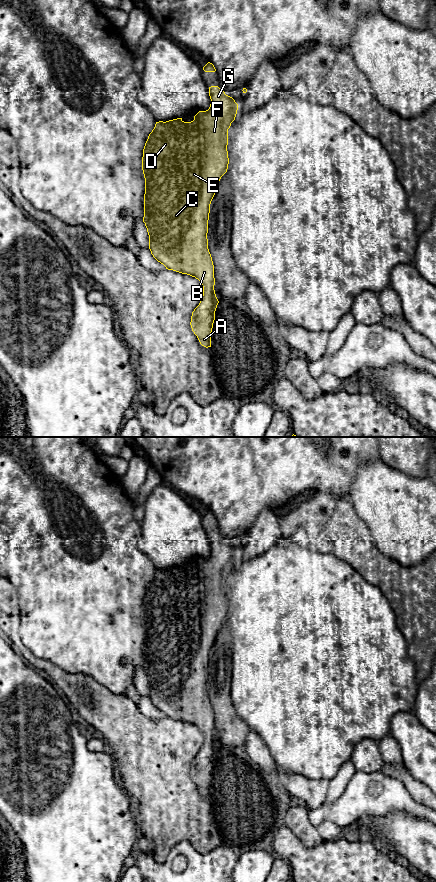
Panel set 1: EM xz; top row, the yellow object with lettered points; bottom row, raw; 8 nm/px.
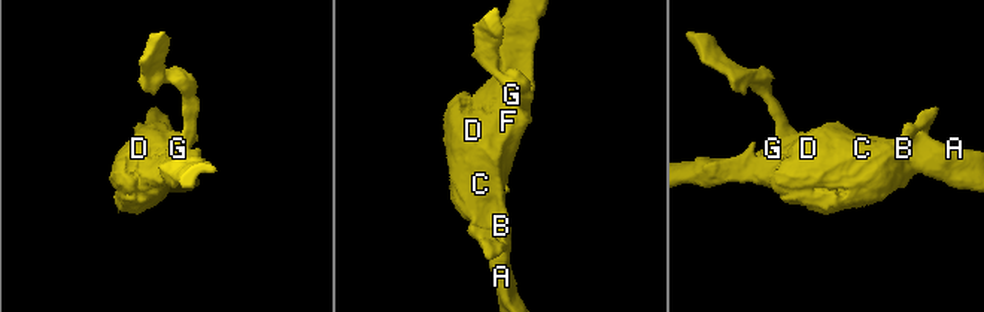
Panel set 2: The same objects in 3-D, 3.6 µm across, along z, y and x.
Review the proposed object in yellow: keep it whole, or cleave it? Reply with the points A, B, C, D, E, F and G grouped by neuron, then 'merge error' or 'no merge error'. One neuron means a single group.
A B C D E F G; no merge error

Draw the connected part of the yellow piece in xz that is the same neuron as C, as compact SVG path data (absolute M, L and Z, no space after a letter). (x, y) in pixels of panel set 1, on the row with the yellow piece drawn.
M218 86L209 87L209 96L211 99L209 109L199 111L191 122L184 122L182 118L156 122L145 143L142 157L145 178L143 222L149 235L149 249L153 257L166 269L190 275L201 282L203 296L192 312L190 325L200 344L206 348L211 347L211 332L219 303L214 290L214 265L207 239L210 204L217 184L228 169L228 129L235 120L238 110L235 100Z

